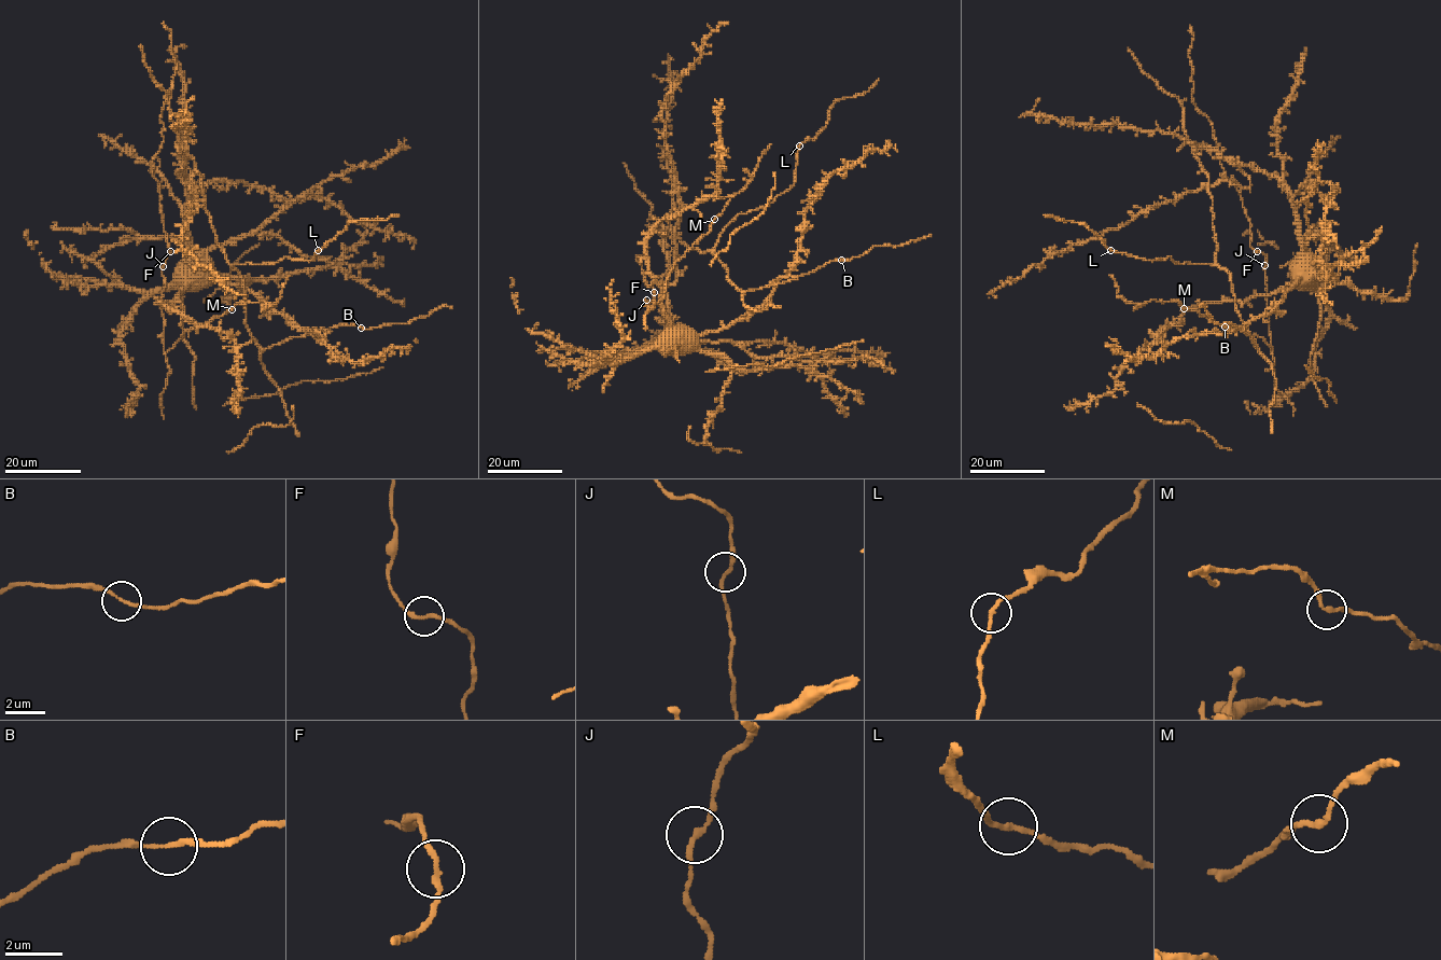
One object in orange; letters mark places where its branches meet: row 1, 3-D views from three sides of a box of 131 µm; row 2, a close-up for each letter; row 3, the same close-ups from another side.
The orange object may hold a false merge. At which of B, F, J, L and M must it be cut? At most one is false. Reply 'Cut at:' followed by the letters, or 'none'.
Cut at: none

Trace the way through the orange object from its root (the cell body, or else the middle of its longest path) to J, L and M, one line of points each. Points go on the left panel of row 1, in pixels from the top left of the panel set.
J: (197, 272), (187, 260), (184, 144), (164, 97), (170, 96), (152, 174), (170, 251), (163, 265)
L: (197, 272), (187, 260), (184, 144), (200, 176), (215, 241), (231, 265), (284, 256), (312, 261), (318, 250)
M: (197, 272), (187, 260), (184, 144), (164, 96), (152, 174), (170, 251), (164, 352), (232, 309)

